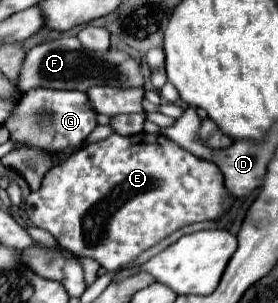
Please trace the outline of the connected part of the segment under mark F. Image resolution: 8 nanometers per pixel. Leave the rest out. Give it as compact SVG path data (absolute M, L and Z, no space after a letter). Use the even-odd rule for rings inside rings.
M61 37L49 43L41 43L27 53L27 59L21 69L19 87L27 93L33 87L51 87L51 89L79 89L87 91L93 85L109 87L143 87L145 77L139 61L121 49L109 49L105 53L87 51L77 37Z

